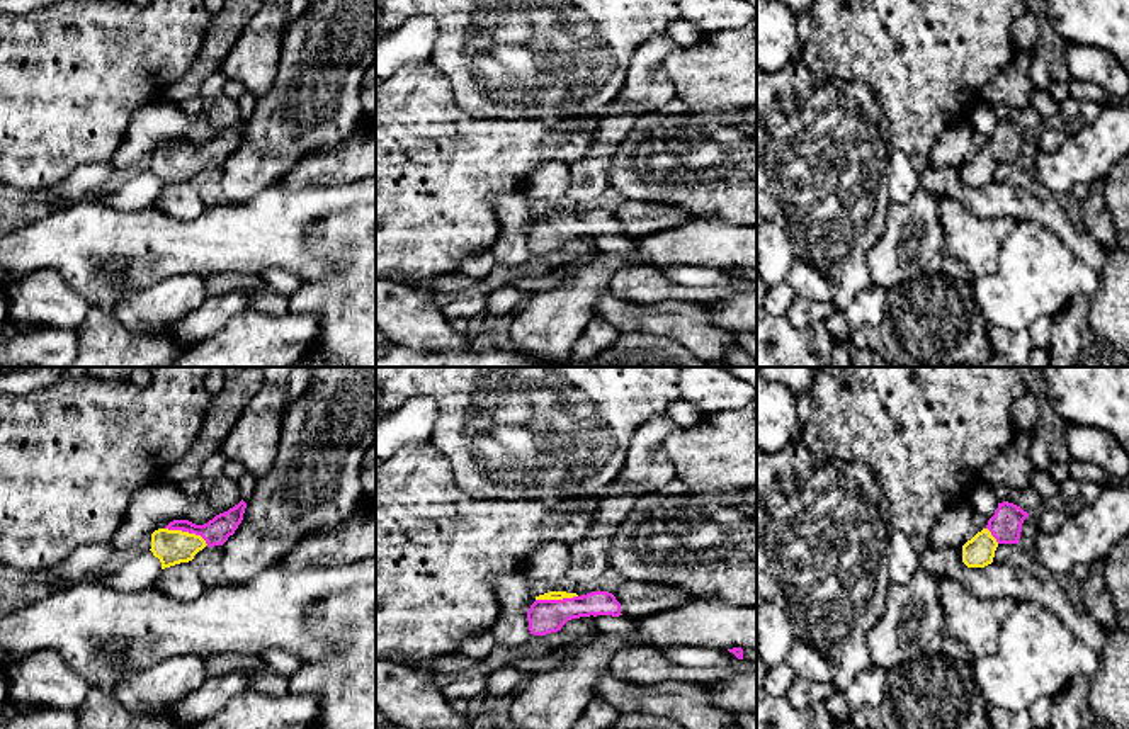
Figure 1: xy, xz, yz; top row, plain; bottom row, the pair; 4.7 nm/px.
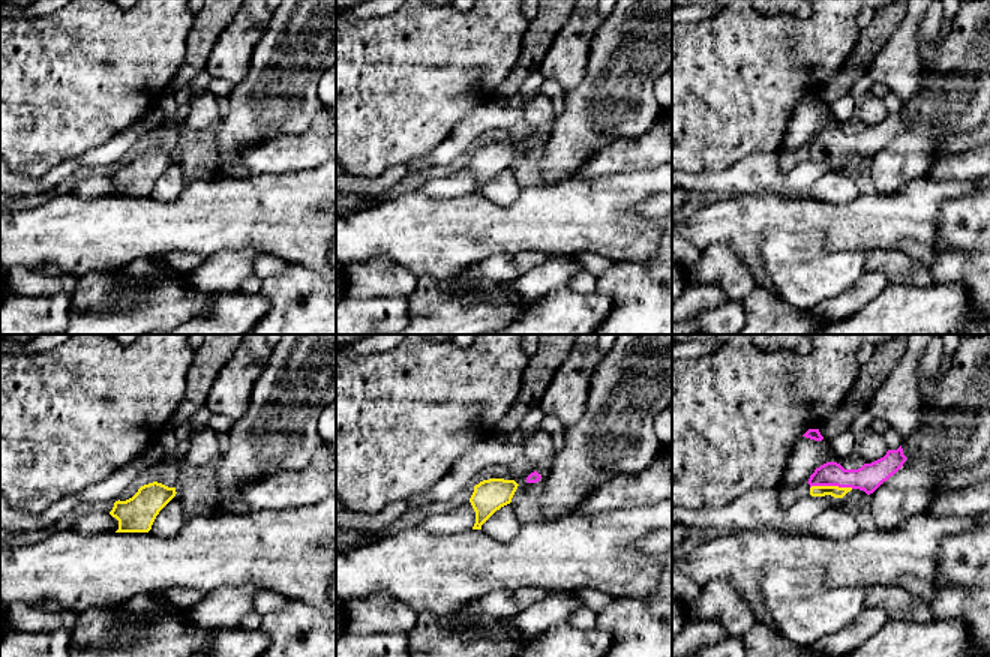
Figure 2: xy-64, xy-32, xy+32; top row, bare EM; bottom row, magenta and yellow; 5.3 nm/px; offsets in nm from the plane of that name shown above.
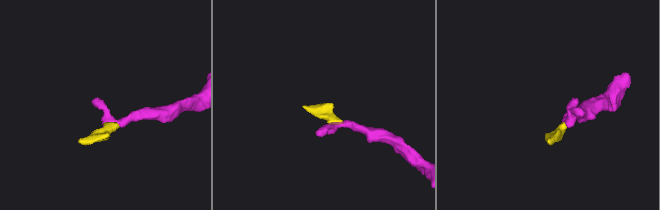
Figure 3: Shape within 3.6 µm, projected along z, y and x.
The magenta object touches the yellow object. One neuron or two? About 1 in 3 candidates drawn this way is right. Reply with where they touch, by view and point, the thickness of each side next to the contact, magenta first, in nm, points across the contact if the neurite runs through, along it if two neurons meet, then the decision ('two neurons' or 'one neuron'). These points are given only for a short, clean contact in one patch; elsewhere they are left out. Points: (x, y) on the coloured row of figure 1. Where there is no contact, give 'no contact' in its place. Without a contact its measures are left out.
xy (187, 531) | 120/160 nm | across xy (215, 532), (187, 531), (172, 548) | one neuron

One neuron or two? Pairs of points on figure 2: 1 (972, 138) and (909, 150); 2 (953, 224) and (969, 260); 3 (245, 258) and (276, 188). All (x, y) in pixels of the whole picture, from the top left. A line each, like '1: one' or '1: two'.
1: two
2: one
3: two

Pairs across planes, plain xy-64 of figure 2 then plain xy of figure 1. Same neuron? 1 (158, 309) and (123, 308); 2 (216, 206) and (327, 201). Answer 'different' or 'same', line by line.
1: different
2: same

